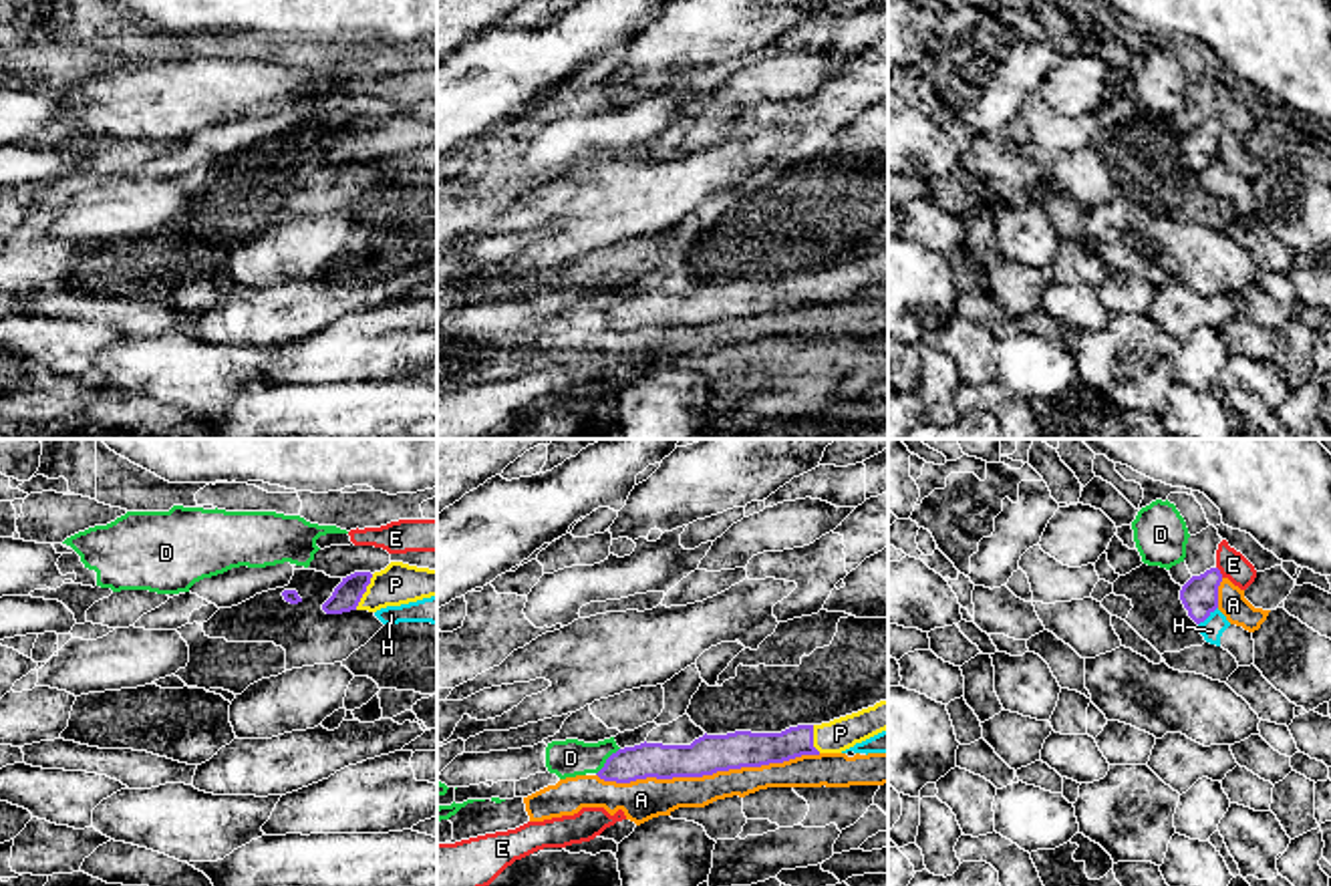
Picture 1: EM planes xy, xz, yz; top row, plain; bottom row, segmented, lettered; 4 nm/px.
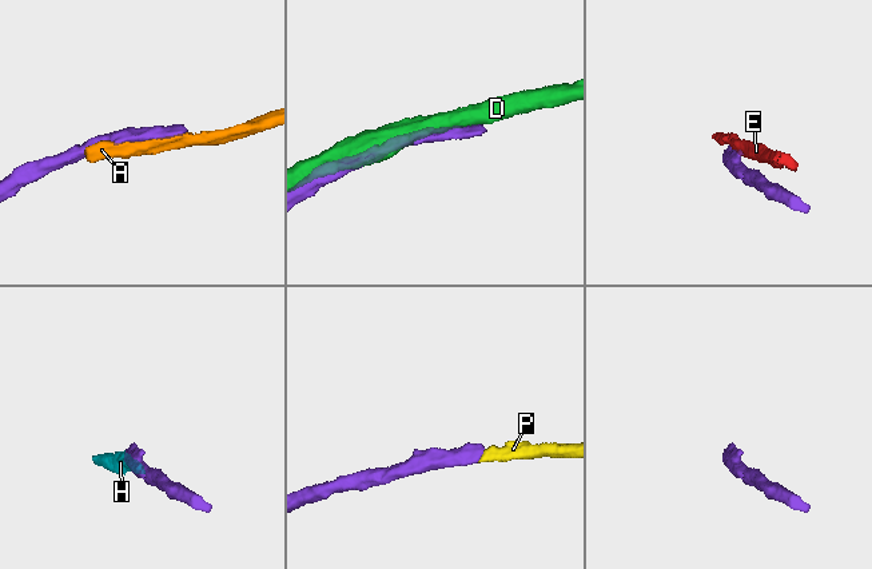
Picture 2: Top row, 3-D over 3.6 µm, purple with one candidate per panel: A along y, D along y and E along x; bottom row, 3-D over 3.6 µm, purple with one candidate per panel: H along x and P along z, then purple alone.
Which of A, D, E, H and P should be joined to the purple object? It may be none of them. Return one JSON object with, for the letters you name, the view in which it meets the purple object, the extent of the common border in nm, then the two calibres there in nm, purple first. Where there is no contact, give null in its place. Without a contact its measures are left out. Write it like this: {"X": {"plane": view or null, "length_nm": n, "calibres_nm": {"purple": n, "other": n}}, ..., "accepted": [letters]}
{"P": {"plane": "xy", "length_nm": 160, "calibres_nm": {"purple": 110, "other": 160}}, "accepted": ["P"]}

